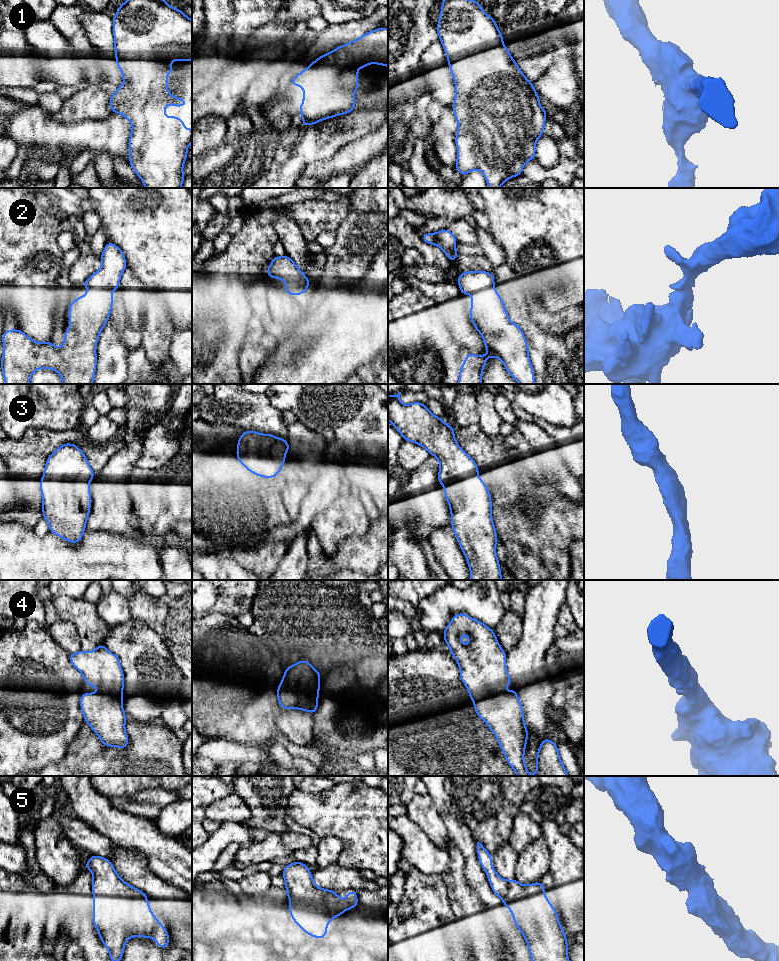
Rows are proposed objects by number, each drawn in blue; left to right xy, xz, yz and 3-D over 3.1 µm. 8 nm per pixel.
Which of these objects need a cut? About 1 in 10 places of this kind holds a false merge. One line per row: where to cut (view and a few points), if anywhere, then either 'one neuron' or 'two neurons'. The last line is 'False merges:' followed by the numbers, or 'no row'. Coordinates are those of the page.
1: no cut; one neuron
2: no cut; one neuron
3: no cut; one neuron
4: no cut; one neuron
5: no cut; one neuron
False merges: no row

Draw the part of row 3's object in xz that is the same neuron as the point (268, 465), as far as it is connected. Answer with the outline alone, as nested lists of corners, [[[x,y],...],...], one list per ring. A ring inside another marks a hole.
[[[244,430],[238,439],[236,456],[254,475],[271,479],[279,474],[289,449],[286,439]]]

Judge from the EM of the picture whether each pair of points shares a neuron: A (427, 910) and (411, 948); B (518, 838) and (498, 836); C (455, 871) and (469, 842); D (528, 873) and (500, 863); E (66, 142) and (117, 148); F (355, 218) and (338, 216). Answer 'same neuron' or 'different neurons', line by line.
A: same neuron
B: different neurons
C: different neurons
D: different neurons
E: same neuron
F: different neurons

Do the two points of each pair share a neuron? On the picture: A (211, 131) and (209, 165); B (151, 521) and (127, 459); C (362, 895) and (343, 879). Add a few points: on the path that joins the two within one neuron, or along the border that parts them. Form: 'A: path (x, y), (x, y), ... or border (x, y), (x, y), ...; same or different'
A: border (224, 142), (202, 154); different
B: border (131, 479), (126, 482), (126, 486); different
C: border (377, 888), (375, 890), (357, 890); different

